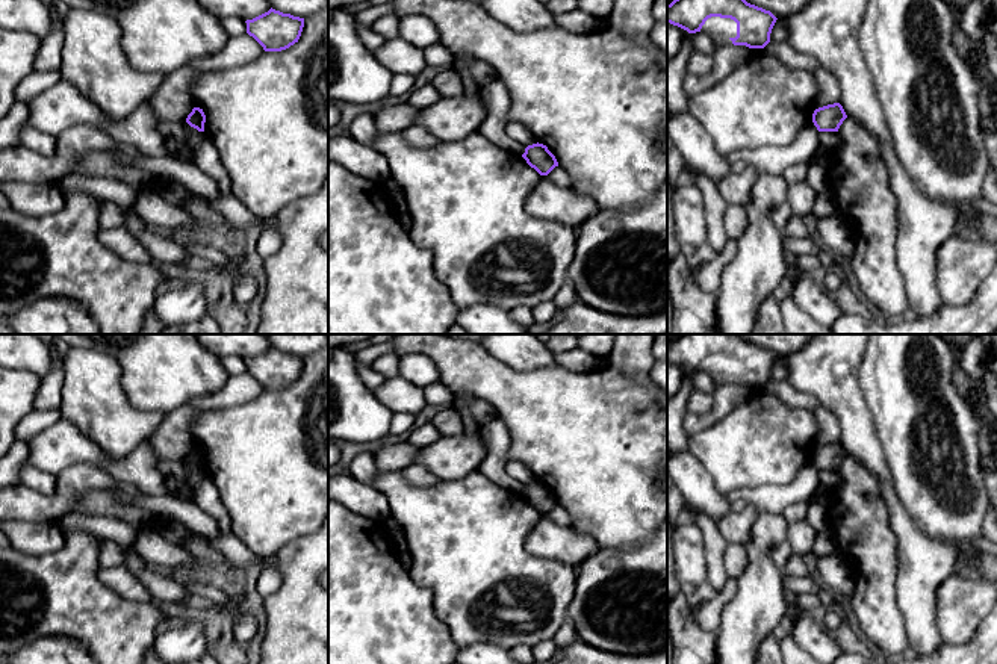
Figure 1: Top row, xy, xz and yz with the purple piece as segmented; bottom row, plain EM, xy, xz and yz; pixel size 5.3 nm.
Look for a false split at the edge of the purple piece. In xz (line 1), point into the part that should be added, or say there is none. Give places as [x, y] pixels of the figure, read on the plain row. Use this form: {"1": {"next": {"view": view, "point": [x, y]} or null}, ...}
{"1": {"next": null}}

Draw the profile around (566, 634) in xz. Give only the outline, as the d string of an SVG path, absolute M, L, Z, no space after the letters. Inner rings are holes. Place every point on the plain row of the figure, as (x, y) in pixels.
M567 619L563 626L557 631L557 634L552 638L558 649L572 644L578 640L573 623L570 619Z

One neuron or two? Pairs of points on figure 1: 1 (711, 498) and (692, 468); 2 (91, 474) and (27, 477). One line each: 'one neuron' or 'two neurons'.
1: one neuron
2: two neurons

